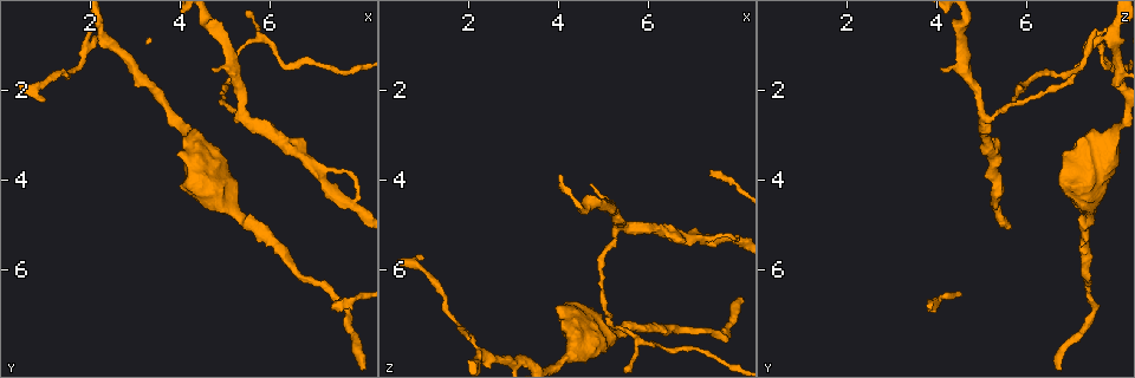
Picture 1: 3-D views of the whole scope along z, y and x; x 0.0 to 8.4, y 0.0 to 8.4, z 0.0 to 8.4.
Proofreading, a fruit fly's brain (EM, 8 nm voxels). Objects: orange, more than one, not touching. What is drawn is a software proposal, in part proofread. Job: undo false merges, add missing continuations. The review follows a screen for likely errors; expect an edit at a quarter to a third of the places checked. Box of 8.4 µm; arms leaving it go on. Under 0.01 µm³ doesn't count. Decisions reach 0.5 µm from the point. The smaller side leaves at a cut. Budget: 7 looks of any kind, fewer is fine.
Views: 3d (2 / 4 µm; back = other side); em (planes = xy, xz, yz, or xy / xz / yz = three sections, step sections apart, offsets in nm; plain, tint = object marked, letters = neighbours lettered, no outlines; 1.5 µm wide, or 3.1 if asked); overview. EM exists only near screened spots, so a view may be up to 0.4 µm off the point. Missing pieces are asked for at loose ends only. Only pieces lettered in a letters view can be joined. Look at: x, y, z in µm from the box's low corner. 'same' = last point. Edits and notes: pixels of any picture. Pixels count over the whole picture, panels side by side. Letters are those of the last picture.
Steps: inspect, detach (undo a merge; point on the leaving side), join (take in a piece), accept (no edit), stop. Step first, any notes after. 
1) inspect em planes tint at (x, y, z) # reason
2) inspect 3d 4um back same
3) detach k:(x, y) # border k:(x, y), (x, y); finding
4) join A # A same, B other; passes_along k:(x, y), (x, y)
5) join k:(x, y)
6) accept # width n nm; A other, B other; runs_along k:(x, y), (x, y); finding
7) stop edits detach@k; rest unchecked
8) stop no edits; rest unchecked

inspect em xz step 8 tint at (6.25, 1.30, 7.65) # abrupt turn

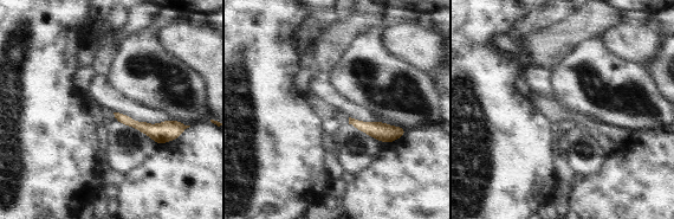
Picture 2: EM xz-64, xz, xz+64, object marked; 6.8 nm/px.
inspect em xz step 8 letters same # what lies round it

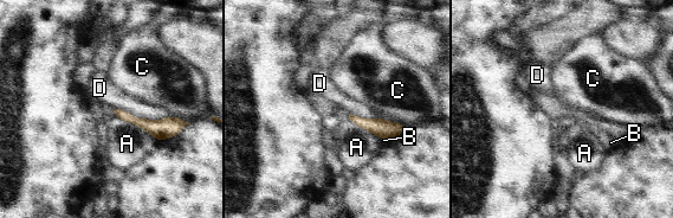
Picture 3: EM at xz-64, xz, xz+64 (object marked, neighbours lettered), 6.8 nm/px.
accept # width 60 nm; A other, B other, C other, D other; border 3:(114, 108), (149, 120), (168, 116); all the same neuron

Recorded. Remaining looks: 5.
inspect 3d 4um back at (5.35, 2.60, 5.05) # abrupt turn

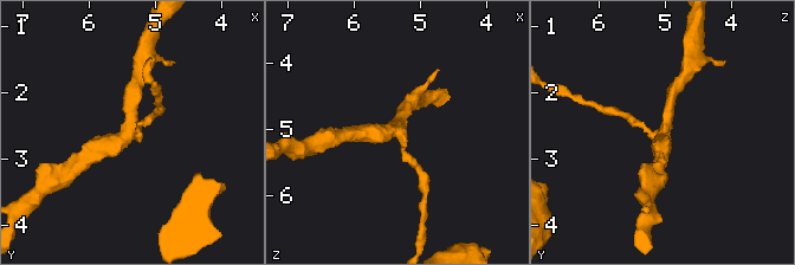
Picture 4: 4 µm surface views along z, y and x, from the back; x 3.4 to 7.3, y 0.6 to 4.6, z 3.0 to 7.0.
inspect em xz step 8 letters at (5.35, 2.60, 5.10) # arms 3; need the tissue

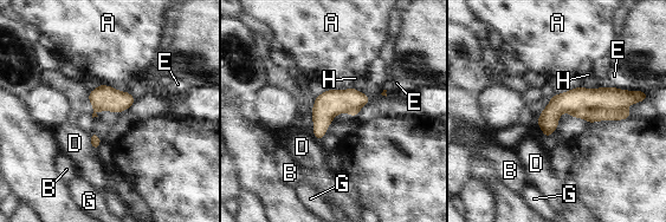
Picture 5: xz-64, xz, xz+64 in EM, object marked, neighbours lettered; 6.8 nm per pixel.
inspect em yz step 4 letters same

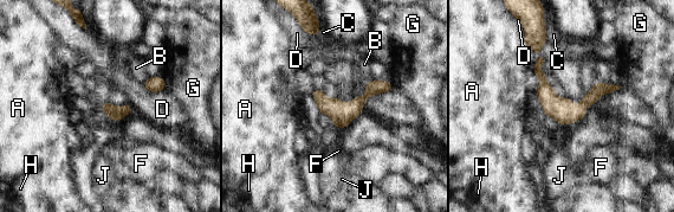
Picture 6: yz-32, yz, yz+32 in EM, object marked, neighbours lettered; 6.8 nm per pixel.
accept # longest_contact D 260 nm; A other, B other, C other, D other, F other, G other, H other, J other; all the same neuron

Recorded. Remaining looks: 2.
inspect em xz step 4 letters at (1.00, 2.25, 5.75) # an open end

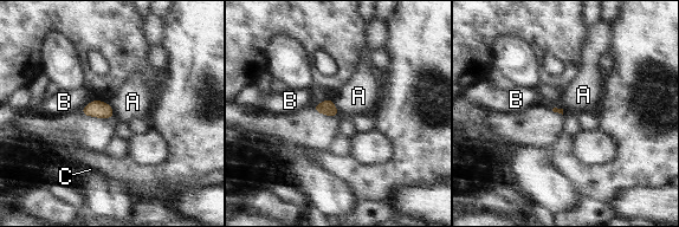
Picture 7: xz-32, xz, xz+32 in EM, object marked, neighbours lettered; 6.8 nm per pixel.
inspect em planes letters same # cut it another way

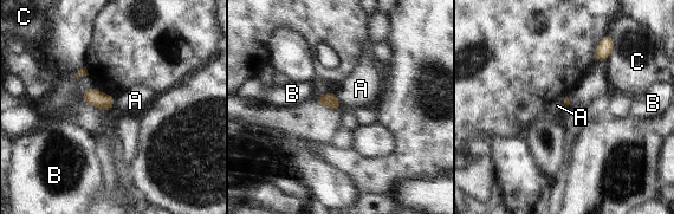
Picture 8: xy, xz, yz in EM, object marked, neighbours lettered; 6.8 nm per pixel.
accept # A other, B other, C other; border 8:(332, 92), (342, 108); no lettered piece goes on from it

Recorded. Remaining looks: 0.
stop no edits; rest unchecked

